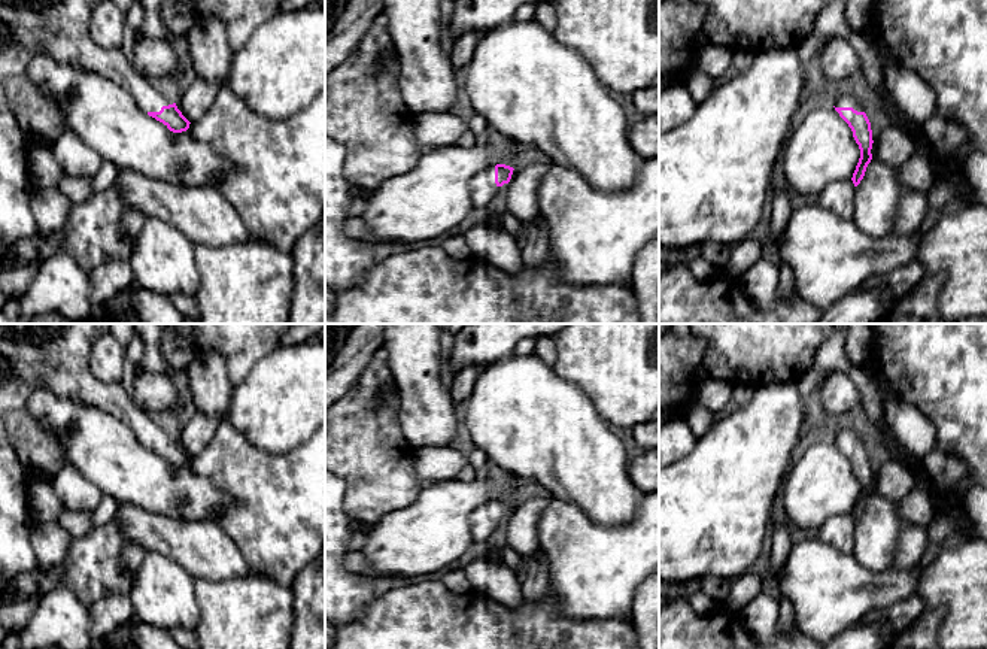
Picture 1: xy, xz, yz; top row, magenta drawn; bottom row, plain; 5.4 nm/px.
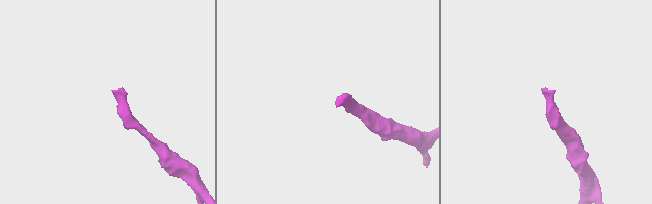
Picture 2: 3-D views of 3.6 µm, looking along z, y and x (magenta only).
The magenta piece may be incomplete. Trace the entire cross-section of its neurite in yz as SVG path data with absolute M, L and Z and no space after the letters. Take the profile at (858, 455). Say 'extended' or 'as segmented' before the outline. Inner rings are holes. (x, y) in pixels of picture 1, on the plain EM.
extended; M845 424L835 425L830 437L839 448L839 451L851 463L853 471L860 483L860 492L851 512L854 521L857 521L865 510L868 498L872 494L871 483L874 474L872 474L871 457L866 448L863 446L863 440L859 437L859 434Z

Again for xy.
extended; M0 324L0 419L30 477L49 479L67 463L60 436L30 415L27 401L37 386L107 412L130 427L143 446L170 465L182 467L189 463L191 457L168 427L142 412L124 388L103 383L92 374L89 369L92 343L106 331L109 324Z

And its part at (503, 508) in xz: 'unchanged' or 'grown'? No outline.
grown

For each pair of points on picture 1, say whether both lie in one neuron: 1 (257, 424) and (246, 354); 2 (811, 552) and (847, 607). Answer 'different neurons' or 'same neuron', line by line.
1: different neurons
2: same neuron

